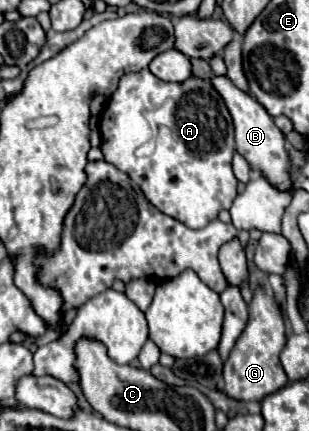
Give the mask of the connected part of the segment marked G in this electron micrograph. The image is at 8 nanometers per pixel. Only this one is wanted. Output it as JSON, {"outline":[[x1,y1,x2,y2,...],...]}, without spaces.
{"outline":[[265,288,253,290,253,300,249,302,249,322,241,332,235,348,229,354,229,360,223,366,225,394,235,400,263,400,265,396,283,388,289,380,285,370,281,368,279,354,287,342,285,334,285,316,275,300,275,296,267,294]]}

